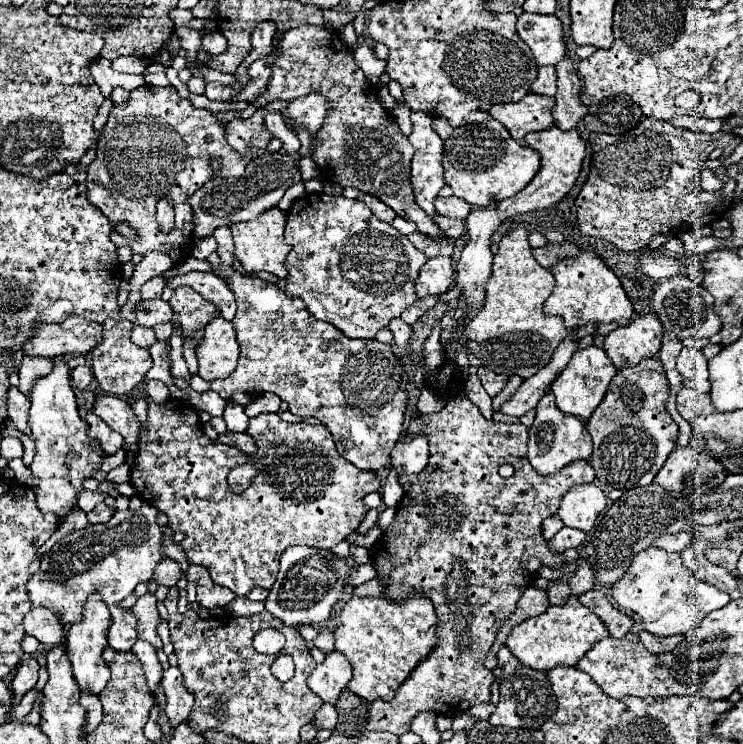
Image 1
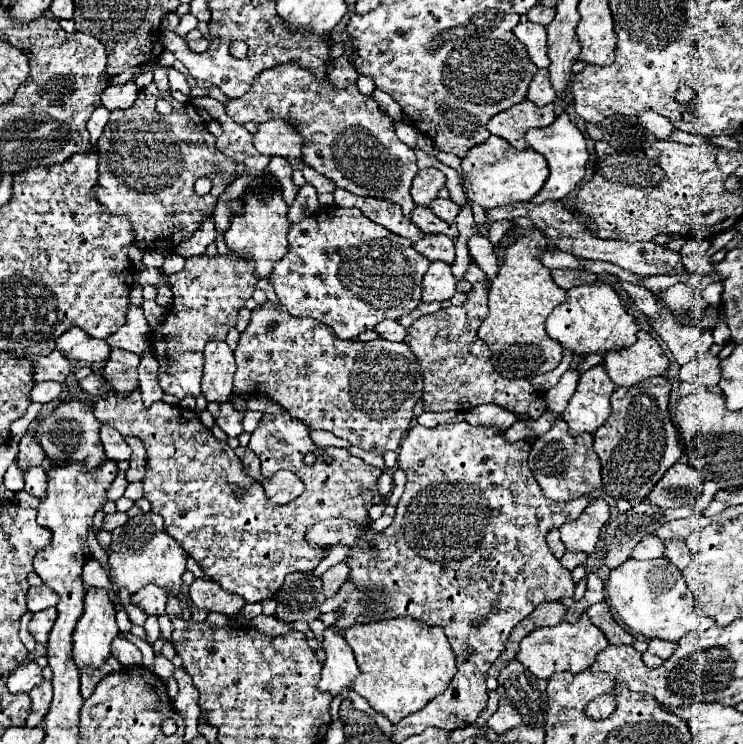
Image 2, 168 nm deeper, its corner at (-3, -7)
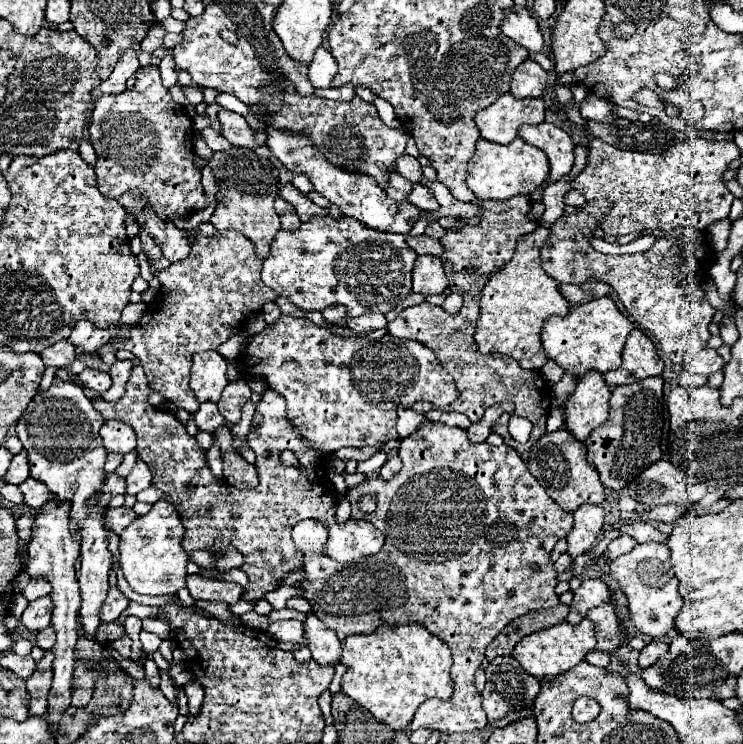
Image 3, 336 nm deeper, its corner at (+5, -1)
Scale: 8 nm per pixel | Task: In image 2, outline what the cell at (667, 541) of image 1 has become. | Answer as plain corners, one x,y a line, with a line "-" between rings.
648,536
644,540
640,540
634,550
632,550
632,558
636,560
646,560
646,558
662,558
664,556
664,544
660,538
656,536

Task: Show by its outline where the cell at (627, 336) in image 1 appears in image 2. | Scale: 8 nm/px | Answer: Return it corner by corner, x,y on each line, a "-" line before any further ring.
640,330
634,346
620,354
608,352
604,356
604,368
616,386
634,386
646,378
662,376
668,370
668,358
660,344

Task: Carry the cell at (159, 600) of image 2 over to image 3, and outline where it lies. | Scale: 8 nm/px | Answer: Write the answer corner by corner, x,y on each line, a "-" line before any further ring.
110,586
108,598
106,598
106,602
102,604
102,610
100,610
100,618
104,622
114,622
126,608
128,608
126,594
118,586

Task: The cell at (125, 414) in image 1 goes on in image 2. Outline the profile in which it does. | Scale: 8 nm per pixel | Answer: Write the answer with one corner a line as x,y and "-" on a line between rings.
128,436
126,442
130,444
132,448
132,458
130,458
130,470
126,472
128,476
128,482
142,482
146,478
146,462
148,462
148,456
146,456
146,450
142,446
142,442
138,438
132,438

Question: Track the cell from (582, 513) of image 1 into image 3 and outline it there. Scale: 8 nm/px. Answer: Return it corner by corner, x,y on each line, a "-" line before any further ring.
582,504
582,508
574,512
574,526
566,536
568,554
576,558
588,552
596,542
596,538
600,536
602,526
604,526
604,508

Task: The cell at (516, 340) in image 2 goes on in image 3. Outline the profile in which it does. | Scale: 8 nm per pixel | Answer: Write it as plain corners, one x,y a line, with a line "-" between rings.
538,226
534,232
520,238
512,260
488,278
480,294
480,318
474,334
480,352
502,352
514,358
524,370
540,370
548,360
540,342
544,320
552,314
568,314
570,310
568,300
558,292
558,282
540,266
540,246
548,234
548,228

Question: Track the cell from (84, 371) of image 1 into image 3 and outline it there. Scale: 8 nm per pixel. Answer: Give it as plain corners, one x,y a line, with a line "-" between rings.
84,368
78,374
78,378
86,388
96,390
98,394
104,394
110,388
110,376
106,372
100,372
100,370
94,370
94,368

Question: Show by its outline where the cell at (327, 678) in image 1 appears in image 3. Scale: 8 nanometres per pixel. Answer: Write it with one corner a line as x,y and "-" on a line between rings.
308,614
304,622
304,636
308,640
308,648
312,650
312,658
320,666
336,666
342,656
342,644
336,634
326,628
314,614

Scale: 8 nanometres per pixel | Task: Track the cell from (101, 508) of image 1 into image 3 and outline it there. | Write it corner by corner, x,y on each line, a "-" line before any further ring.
106,508
104,514
104,526
116,534
120,534
132,520
136,518
136,512
132,508

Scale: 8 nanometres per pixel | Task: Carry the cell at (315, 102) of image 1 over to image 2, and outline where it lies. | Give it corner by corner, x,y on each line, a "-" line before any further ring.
270,120
258,124
258,132
252,138
254,148
264,156
282,156
282,158
300,158
302,142
288,122

